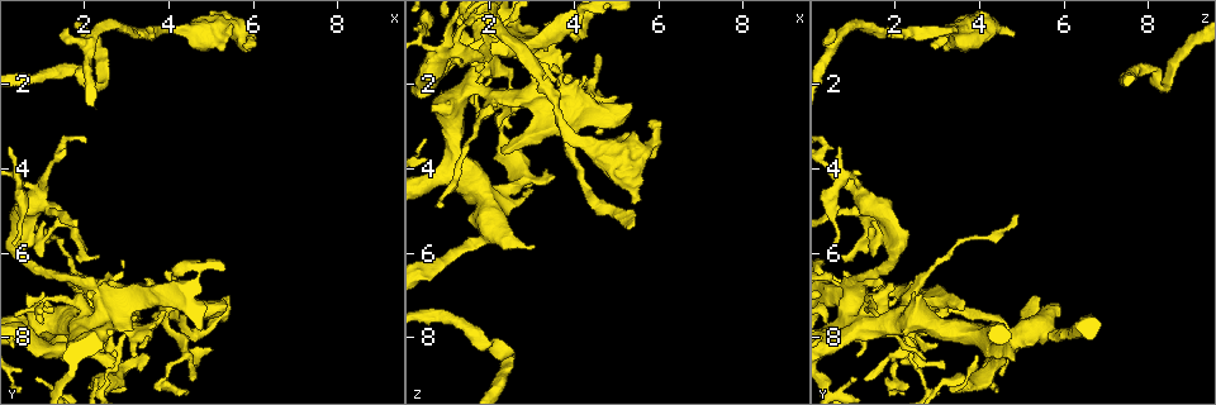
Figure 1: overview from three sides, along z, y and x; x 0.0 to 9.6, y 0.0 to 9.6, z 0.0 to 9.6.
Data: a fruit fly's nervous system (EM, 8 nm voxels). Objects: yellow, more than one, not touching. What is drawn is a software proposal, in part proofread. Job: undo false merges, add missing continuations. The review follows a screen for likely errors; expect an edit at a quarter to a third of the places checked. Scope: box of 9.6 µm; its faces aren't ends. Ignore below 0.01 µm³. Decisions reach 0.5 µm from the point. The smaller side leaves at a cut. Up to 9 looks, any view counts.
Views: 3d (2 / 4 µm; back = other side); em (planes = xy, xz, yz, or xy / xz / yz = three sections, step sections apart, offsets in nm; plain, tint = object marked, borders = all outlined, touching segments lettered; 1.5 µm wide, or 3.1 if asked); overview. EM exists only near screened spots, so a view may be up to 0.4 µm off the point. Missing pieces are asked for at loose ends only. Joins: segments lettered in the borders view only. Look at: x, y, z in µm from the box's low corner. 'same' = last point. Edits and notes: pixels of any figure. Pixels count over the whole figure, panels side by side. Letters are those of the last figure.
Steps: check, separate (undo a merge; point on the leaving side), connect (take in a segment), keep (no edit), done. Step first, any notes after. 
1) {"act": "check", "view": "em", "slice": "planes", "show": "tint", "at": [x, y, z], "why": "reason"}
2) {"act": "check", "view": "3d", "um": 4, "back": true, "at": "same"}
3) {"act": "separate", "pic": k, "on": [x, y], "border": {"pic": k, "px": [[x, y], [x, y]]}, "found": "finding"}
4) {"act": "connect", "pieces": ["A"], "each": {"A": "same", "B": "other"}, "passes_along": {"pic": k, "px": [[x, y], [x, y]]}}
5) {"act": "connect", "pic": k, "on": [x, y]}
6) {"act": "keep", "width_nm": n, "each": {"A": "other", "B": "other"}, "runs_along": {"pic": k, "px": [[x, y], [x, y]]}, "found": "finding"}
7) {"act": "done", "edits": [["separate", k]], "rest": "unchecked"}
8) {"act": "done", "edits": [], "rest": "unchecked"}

{"act": "check", "view": "em", "slice": "planes", "show": "tint", "at": [5.80, 1.10, 2.90], "why": "an open end"}

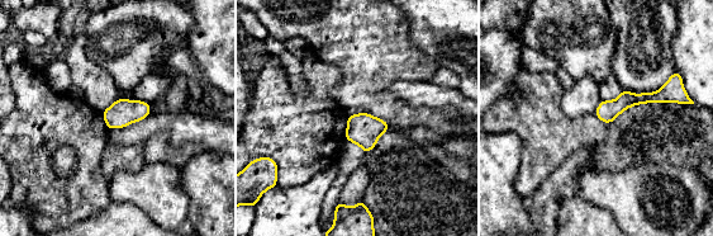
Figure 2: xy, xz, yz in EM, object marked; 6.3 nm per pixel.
{"act": "check", "view": "em", "slice": "planes", "show": "borders", "at": "same", "why": "see the neighbours"}

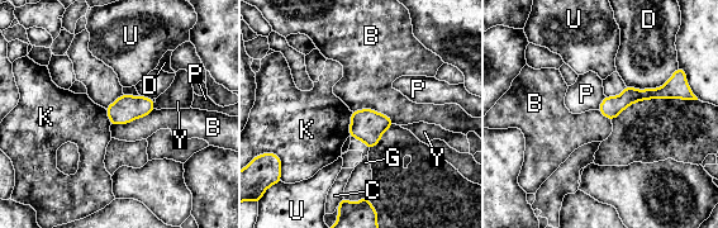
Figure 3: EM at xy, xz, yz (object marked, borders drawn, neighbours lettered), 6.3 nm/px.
{"act": "keep", "longest_contact_nm": ["D", 320], "each": {"B": "other", "C": "other", "D": "other", "G": "other", "K": "other", "P": "other", "U": "other", "Y": "other"}, "runs_along": {"pic": 3, "px": [[669, 91], [629, 95], [602, 108]]}, "found": "no lettered segment goes on from it"}

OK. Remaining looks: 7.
{"act": "check", "view": "em", "slice": "planes", "show": "borders", "at": [5.35, 0.80, 4.85], "why": "branch stops here"}

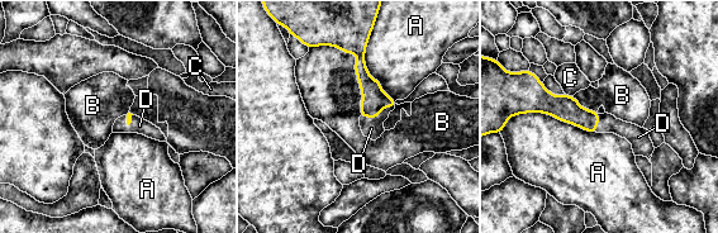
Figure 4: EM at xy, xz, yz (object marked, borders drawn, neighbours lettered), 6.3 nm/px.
{"act": "connect", "pieces": ["D"], "each": {"A": "other", "B": "other", "C": "other", "D": "same"}, "passes_along": {"pic": 4, "px": [[374, 99], [377, 115], [371, 128]]}, "found": "it goes on there"}

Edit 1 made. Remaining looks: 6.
{"act": "check", "view": "overview"}

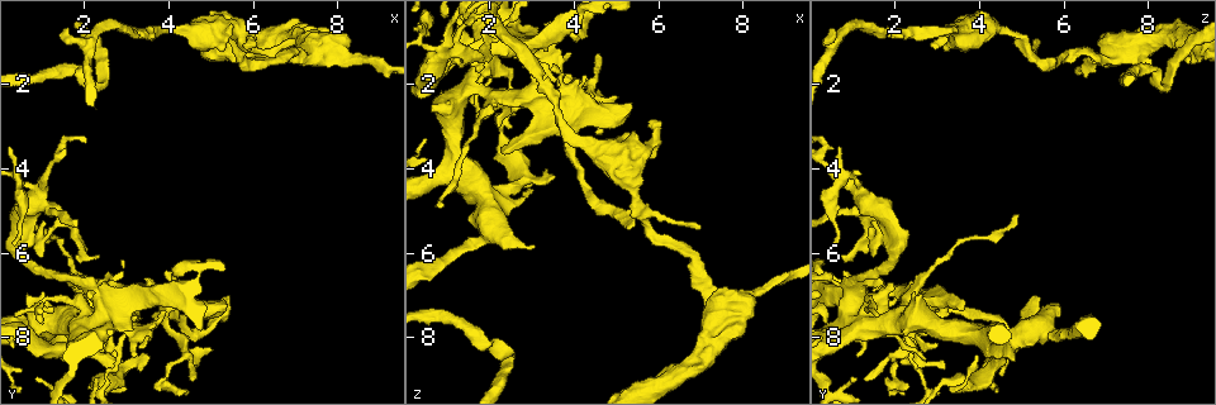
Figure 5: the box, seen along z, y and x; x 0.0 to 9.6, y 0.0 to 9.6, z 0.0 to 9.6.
{"act": "check", "view": "em", "slice": "planes", "show": "tint", "at": [2.25, 2.10, 8.35], "why": "abrupt turn"}

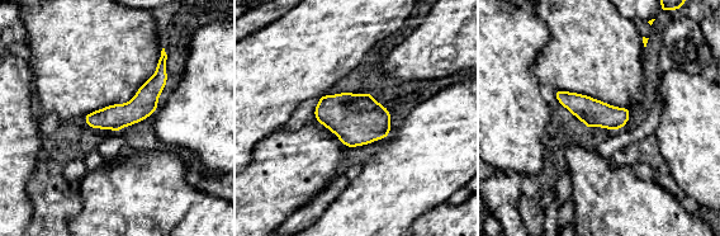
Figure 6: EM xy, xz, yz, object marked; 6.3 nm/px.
{"act": "check", "view": "em", "slice": "planes", "show": "borders", "at": "same", "why": "see the neighbours"}

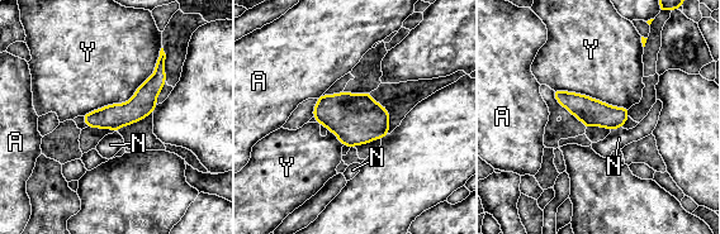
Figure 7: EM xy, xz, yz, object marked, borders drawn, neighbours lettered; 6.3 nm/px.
{"act": "keep", "each": {"A": "other", "N": "other", "Y": "other"}, "border": {"pic": 7, "px": [[162, 47], [131, 98], [81, 115]]}, "found": "one neuron here"}

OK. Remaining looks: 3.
{"act": "done", "edits": [["connect", 4]], "rest": "unchecked"}

